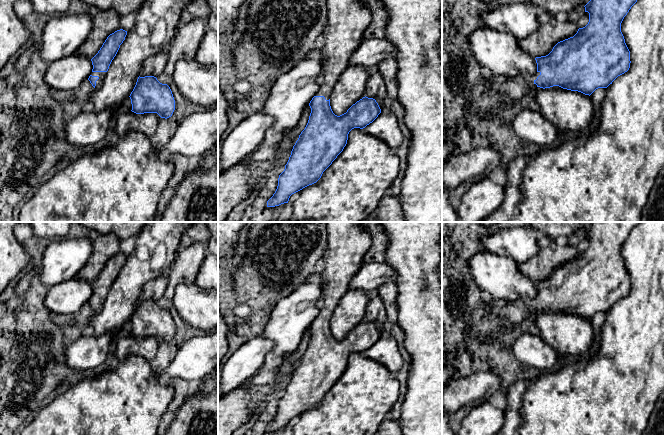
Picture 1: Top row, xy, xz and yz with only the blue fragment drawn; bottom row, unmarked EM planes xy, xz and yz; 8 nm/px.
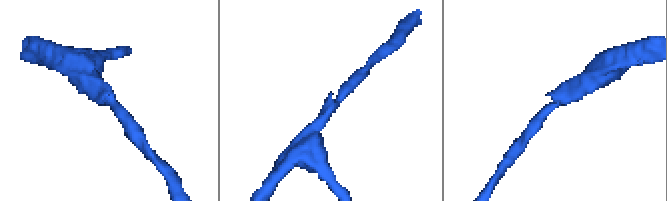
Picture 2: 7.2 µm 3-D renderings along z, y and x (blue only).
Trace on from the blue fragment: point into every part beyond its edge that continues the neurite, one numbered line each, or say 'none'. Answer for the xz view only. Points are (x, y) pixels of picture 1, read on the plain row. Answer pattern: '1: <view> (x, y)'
1: xz (348, 243)

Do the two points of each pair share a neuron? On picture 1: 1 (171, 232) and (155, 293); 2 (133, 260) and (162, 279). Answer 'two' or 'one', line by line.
1: two
2: two

